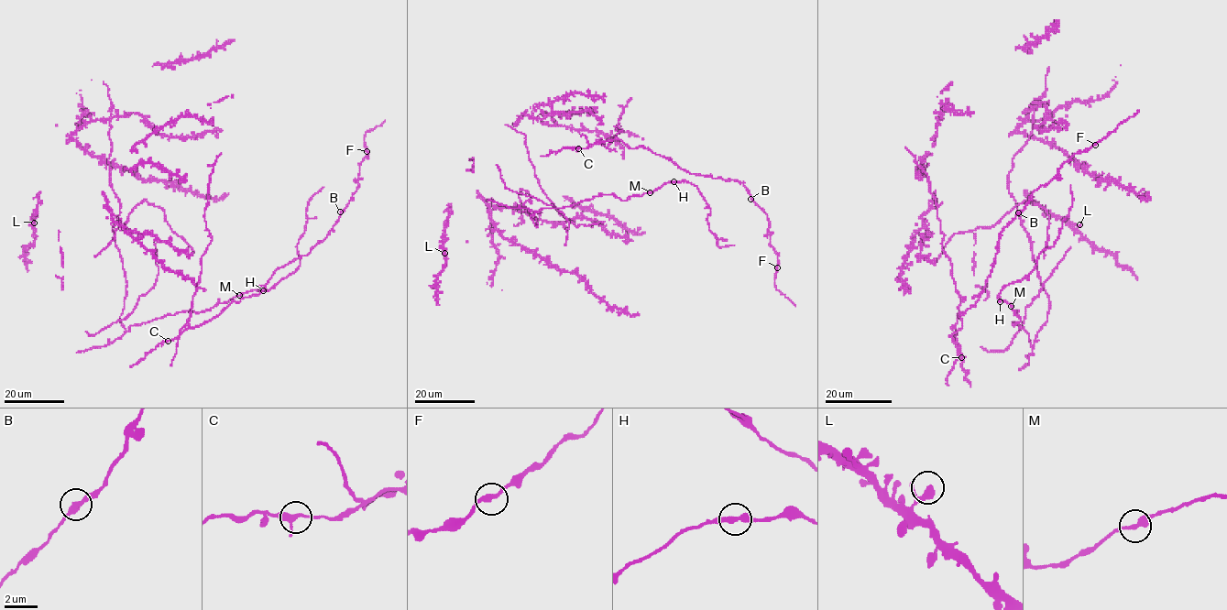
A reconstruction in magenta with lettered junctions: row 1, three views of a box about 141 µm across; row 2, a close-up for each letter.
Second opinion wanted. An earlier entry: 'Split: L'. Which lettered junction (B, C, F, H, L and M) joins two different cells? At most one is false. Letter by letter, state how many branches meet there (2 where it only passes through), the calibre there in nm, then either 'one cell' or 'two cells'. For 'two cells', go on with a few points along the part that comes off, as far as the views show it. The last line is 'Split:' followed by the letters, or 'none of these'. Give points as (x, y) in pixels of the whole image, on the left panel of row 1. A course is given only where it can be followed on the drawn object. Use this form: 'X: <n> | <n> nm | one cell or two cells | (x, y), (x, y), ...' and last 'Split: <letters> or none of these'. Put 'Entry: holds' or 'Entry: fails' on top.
Entry: fails
B: 2 | 280 nm | one cell
C: 2 | 320 nm | one cell
F: 2 | 280 nm | one cell
H: 2 | 320 nm | one cell
L: 2 | 320 nm | one cell
M: 2 | 360 nm | one cell
Split: none of these

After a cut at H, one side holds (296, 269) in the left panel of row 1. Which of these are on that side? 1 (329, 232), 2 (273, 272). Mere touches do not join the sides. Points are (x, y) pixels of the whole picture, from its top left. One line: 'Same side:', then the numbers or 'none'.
Same side: none

